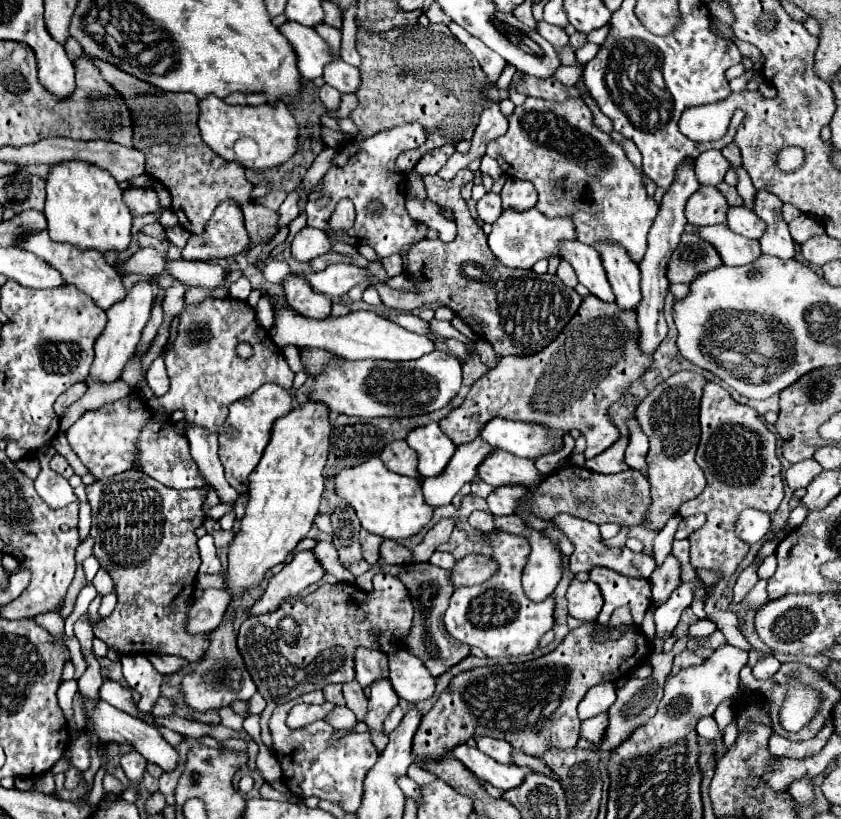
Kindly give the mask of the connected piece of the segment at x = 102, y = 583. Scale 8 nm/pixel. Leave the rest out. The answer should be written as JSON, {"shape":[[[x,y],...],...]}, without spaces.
{"shape":[[[98,571],[98,573],[96,573],[96,577],[94,577],[94,587],[96,587],[96,591],[98,591],[100,595],[106,595],[106,593],[110,593],[110,591],[112,591],[114,581],[112,581],[112,577],[110,577],[110,575],[104,575],[102,571]]]}

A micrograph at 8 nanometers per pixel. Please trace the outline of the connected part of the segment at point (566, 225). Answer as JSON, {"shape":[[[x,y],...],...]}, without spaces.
{"shape":[[[538,209],[528,211],[502,211],[500,219],[492,225],[492,233],[488,235],[488,247],[494,257],[504,267],[520,267],[532,269],[538,259],[548,259],[550,255],[558,255],[558,243],[562,239],[576,239],[574,223],[568,217],[548,219]]]}

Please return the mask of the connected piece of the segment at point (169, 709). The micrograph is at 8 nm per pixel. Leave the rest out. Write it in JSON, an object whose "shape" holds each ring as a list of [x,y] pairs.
{"shape":[[[158,699],[156,707],[152,709],[152,715],[154,717],[168,717],[168,715],[174,715],[174,711],[176,711],[176,705],[170,699]]]}

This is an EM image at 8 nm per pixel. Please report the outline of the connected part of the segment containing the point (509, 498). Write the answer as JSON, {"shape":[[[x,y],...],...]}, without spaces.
{"shape":[[[502,485],[496,487],[488,497],[488,507],[492,515],[512,515],[516,511],[516,505],[520,503],[520,497],[524,497],[528,489],[524,485]]]}

